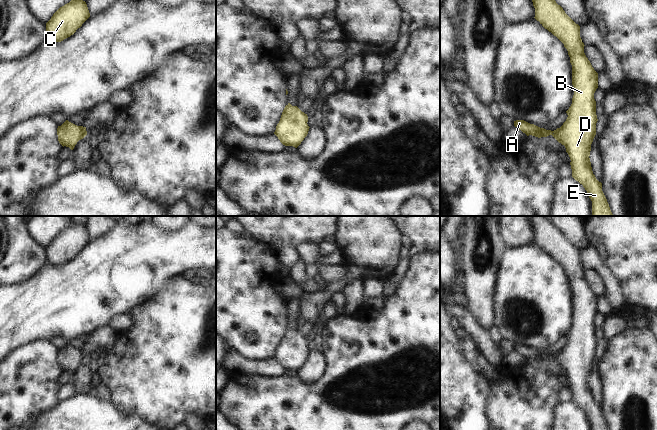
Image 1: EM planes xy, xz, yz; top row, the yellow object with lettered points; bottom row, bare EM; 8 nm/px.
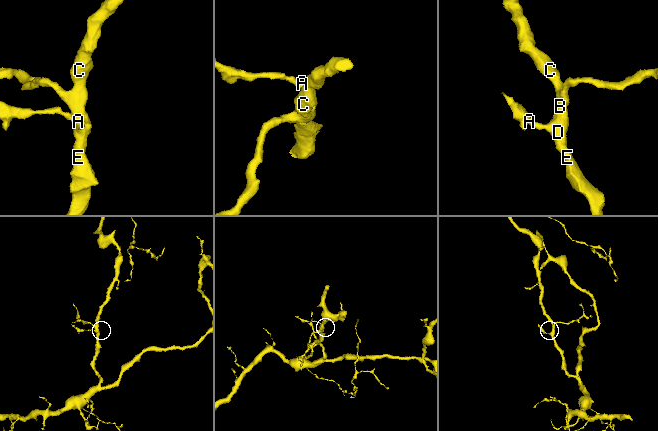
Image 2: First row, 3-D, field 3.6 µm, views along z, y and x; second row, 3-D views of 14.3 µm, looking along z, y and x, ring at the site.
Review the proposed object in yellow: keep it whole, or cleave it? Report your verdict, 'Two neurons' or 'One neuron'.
One neuron

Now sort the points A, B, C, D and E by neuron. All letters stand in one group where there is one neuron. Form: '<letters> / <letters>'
A B C D E

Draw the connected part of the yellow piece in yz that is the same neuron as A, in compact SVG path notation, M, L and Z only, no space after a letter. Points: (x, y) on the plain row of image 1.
M529 216L535 232L535 243L556 260L568 275L572 289L572 328L566 335L568 341L560 352L554 355L540 352L524 344L514 345L514 350L538 362L552 359L565 370L570 381L572 401L583 409L592 425L592 430L609 430L602 415L602 407L593 398L590 375L596 359L596 325L594 317L598 312L598 297L584 277L580 261L580 250L576 248L545 216Z

